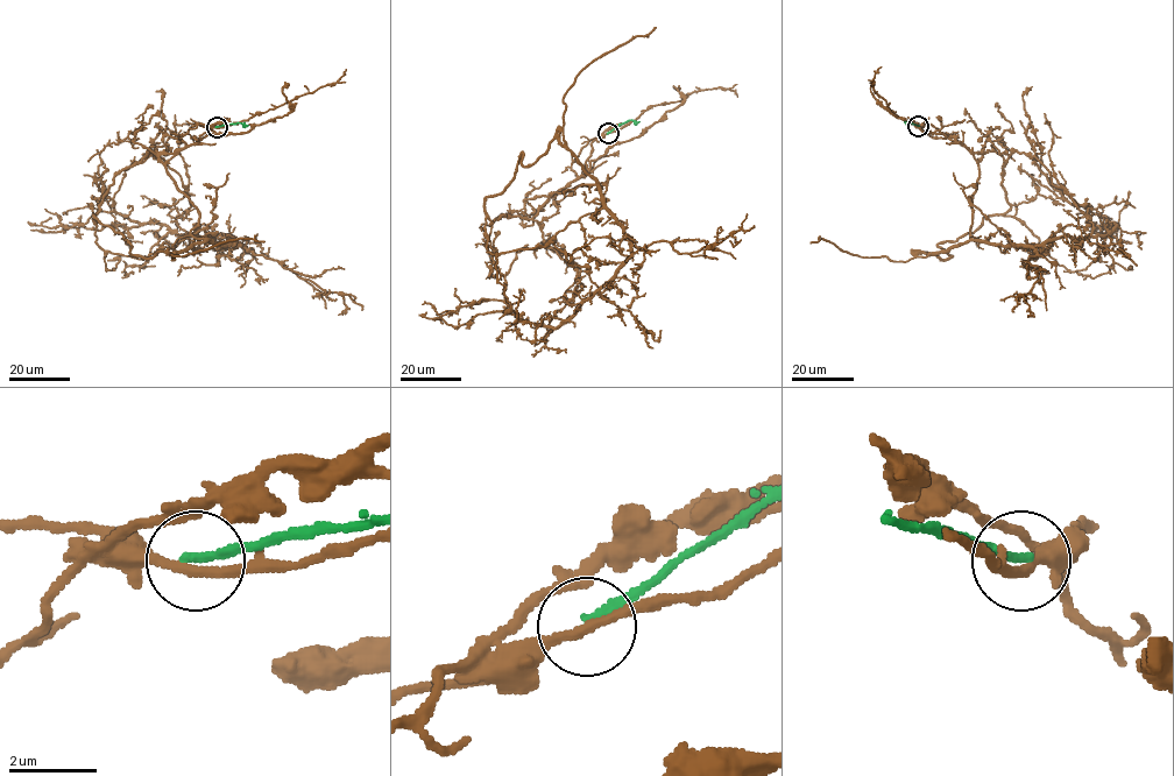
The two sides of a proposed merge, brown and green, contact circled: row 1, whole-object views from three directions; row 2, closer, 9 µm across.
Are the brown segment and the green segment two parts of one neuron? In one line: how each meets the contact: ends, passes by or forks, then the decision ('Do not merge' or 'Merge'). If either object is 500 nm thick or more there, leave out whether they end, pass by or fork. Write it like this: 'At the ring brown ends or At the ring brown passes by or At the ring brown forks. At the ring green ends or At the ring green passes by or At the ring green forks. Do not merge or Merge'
At the ring brown passes by. At the ring green ends. Do not merge

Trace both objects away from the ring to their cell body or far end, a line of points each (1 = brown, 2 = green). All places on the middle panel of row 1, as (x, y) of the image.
1: (608, 133), (532, 218), (582, 288), (554, 327), (523, 321), (503, 294), (517, 252), (546, 245)
2: (608, 133), (630, 120), (639, 121)

